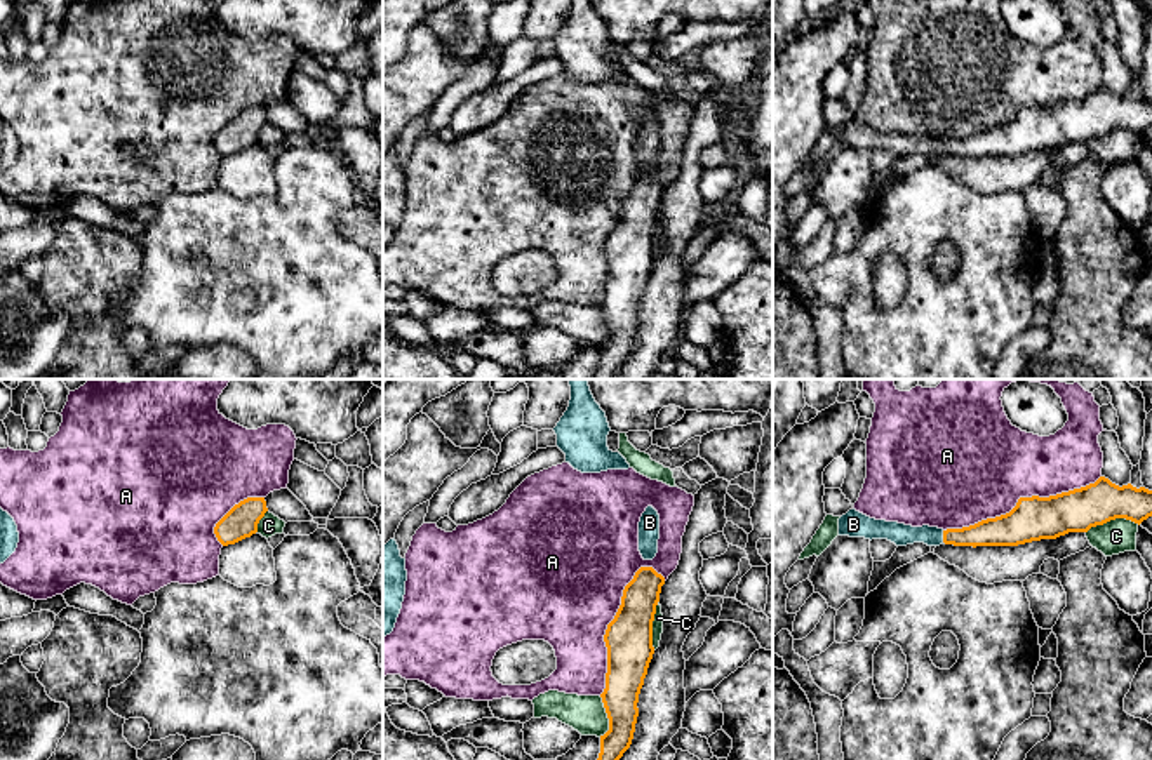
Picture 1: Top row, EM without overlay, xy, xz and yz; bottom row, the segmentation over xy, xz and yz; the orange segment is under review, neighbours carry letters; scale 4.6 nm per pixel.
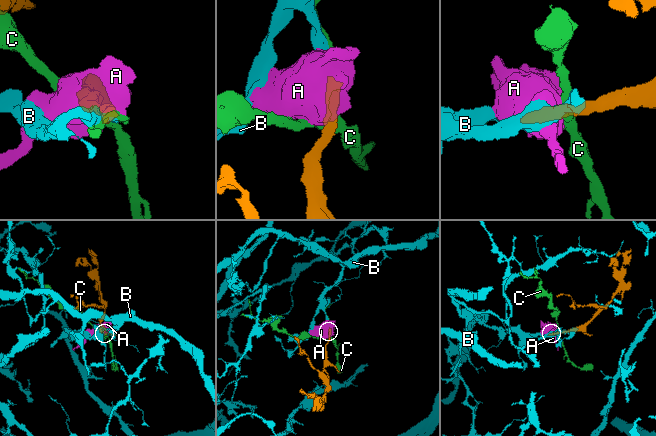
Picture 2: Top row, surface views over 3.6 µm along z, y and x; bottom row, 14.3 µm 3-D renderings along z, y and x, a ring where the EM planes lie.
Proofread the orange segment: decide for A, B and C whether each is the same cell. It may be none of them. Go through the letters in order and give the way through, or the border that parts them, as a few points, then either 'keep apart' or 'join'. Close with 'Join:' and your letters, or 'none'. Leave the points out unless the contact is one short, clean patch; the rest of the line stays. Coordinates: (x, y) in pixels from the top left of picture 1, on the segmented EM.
A: keep apart
B: runs through yz (997, 531), (973, 536), (944, 536), (900, 534); join
C: keep apart
Join: B

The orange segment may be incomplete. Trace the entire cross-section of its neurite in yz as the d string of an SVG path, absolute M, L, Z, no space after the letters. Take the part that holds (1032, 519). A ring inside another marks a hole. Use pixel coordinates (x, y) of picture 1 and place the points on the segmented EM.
M1100 477L1095 483L1081 489L1062 492L1049 497L1020 497L1016 506L1001 517L981 520L962 529L938 529L938 527L912 527L898 522L886 522L870 518L854 508L839 518L839 536L887 539L896 546L924 543L928 546L954 544L954 546L1018 546L1041 539L1056 539L1068 532L1088 532L1091 527L1103 525L1115 518L1126 518L1142 523L1152 517L1152 490L1145 487L1115 485L1108 478Z

